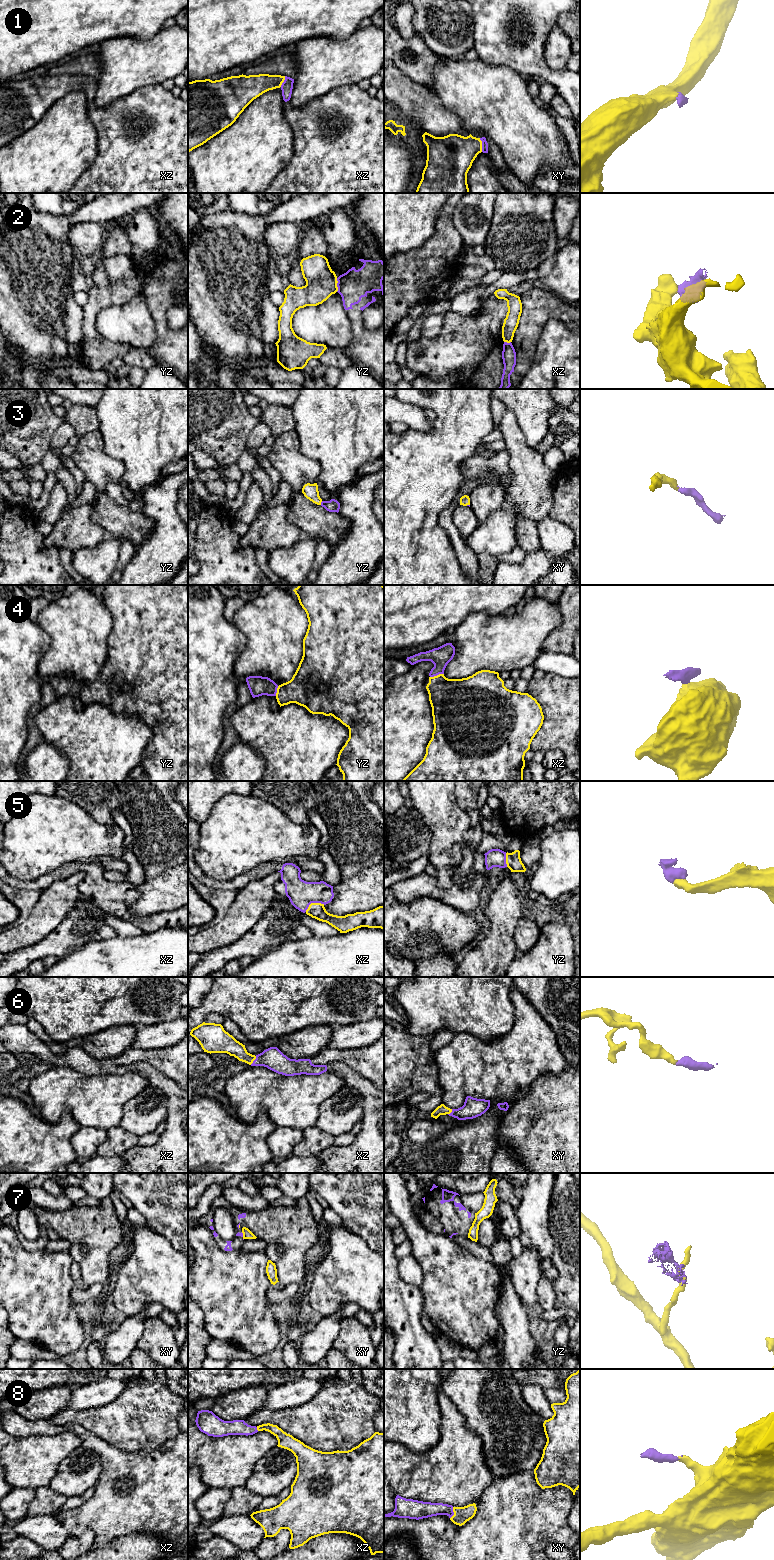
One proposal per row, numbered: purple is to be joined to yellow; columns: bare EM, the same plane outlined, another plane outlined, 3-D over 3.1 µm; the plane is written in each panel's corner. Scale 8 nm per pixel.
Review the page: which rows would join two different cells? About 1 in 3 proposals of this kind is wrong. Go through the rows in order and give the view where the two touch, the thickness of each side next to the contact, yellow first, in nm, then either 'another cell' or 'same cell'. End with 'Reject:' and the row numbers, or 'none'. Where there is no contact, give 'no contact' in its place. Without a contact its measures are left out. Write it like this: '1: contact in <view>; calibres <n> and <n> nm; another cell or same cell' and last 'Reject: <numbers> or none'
1: contact in xy; calibres 340 and 50 nm; same cell
2: contact in yz; calibres 260 and 240 nm; another cell
3: contact in yz; calibres 120 and 100 nm; same cell
4: contact in xz; calibres 360 and 160 nm; another cell
5: contact in xz; calibres 130 and 220 nm; same cell
6: contact in xz; calibres 150 and 170 nm; same cell
7: contact in xy; calibres 80 and 30 nm; another cell
8: contact in xy; calibres 130 and 130 nm; same cell
Reject: 2, 4, 7

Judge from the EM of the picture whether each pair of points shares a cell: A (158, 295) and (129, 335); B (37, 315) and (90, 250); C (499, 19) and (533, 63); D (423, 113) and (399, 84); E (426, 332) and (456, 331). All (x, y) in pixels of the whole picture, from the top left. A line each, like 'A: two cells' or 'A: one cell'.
A: two cells
B: two cells
C: one cell
D: one cell
E: two cells

